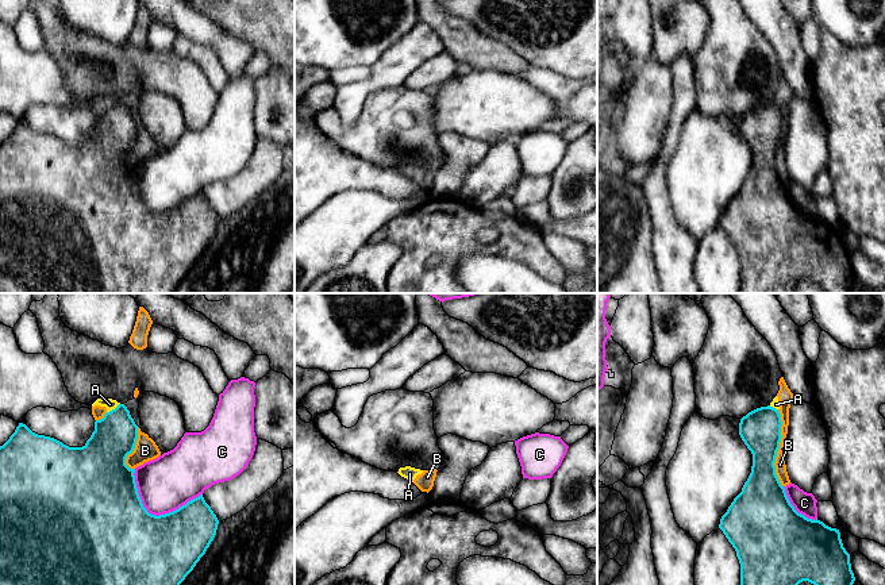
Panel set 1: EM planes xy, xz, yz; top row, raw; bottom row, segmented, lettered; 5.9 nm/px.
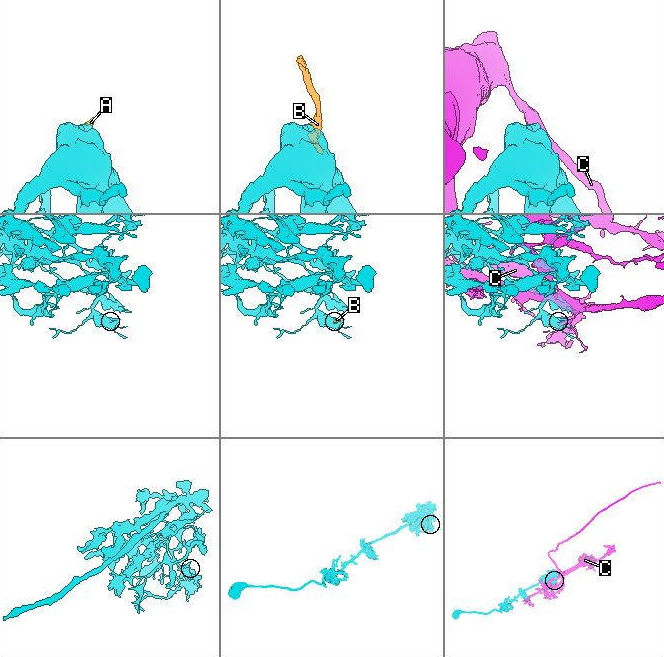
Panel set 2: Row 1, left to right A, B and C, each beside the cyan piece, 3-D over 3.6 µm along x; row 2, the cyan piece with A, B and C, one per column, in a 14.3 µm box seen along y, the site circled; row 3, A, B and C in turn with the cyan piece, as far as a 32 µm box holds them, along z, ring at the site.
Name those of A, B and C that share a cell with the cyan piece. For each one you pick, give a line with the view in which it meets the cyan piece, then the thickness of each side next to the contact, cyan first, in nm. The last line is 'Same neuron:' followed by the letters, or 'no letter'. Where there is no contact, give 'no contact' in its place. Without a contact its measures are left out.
Same neuron: no letter

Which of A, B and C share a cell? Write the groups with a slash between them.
A B / C

